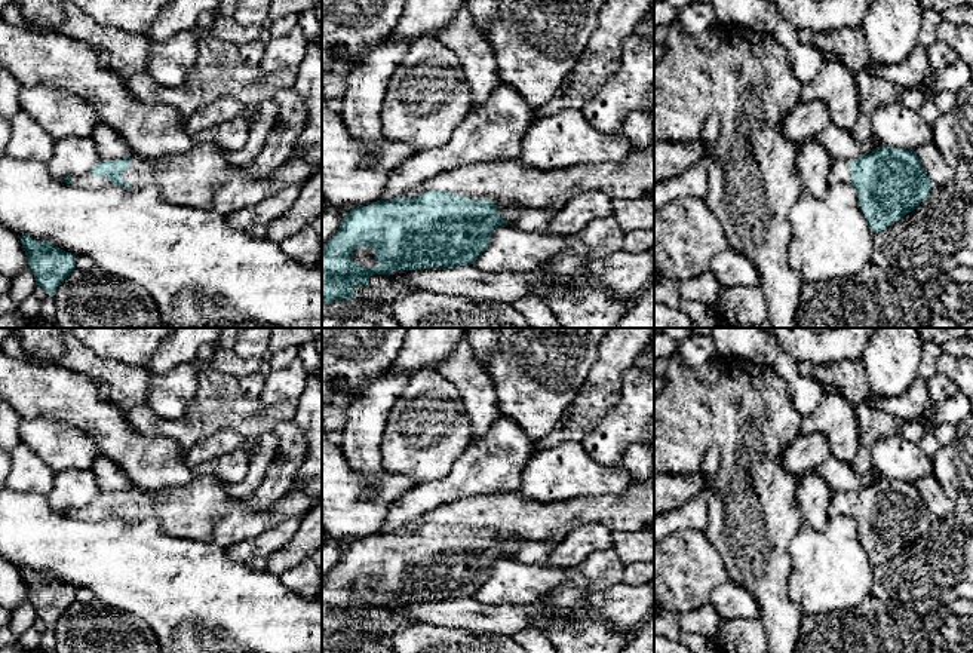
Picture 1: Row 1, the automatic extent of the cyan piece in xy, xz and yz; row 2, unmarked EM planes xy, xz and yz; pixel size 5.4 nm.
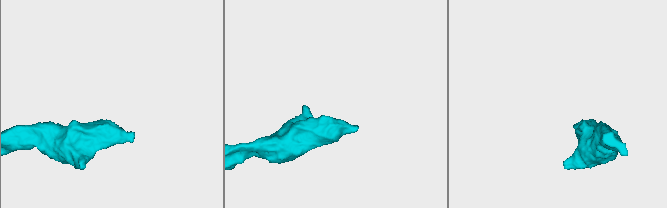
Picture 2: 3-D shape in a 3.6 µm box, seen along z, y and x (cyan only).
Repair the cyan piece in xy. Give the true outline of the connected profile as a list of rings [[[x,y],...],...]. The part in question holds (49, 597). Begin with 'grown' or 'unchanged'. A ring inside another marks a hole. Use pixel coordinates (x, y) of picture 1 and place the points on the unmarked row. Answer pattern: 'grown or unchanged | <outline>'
unchanged | [[[25,567],[19,568],[19,571],[37,617],[52,628],[76,601],[76,588],[53,579],[47,573],[36,573]]]

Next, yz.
grown | [[[885,478],[854,493],[835,493],[828,515],[854,519],[874,565],[912,545],[933,518],[914,482]]]

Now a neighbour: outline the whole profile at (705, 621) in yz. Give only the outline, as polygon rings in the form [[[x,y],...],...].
[[[710,603],[699,610],[691,610],[679,614],[681,632],[699,634],[709,640],[716,634],[719,616]]]

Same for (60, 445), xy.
[[[46,419],[22,420],[21,444],[31,448],[52,470],[90,469],[99,454],[96,442],[79,427]]]

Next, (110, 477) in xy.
[[[101,453],[93,457],[90,470],[96,478],[101,493],[119,493],[133,487],[126,469],[122,469]]]

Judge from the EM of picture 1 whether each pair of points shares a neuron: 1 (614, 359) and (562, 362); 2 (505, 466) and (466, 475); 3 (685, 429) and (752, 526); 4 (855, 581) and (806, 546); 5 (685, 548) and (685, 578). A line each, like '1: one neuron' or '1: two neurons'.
1: two neurons
2: one neuron
3: one neuron
4: one neuron
5: one neuron

